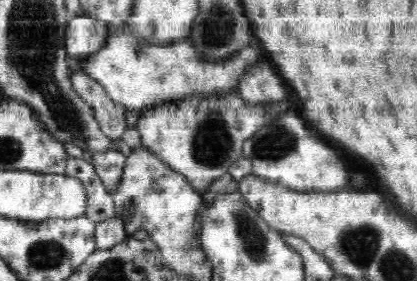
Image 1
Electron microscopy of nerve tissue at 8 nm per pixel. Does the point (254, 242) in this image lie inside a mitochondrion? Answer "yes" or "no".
yes

